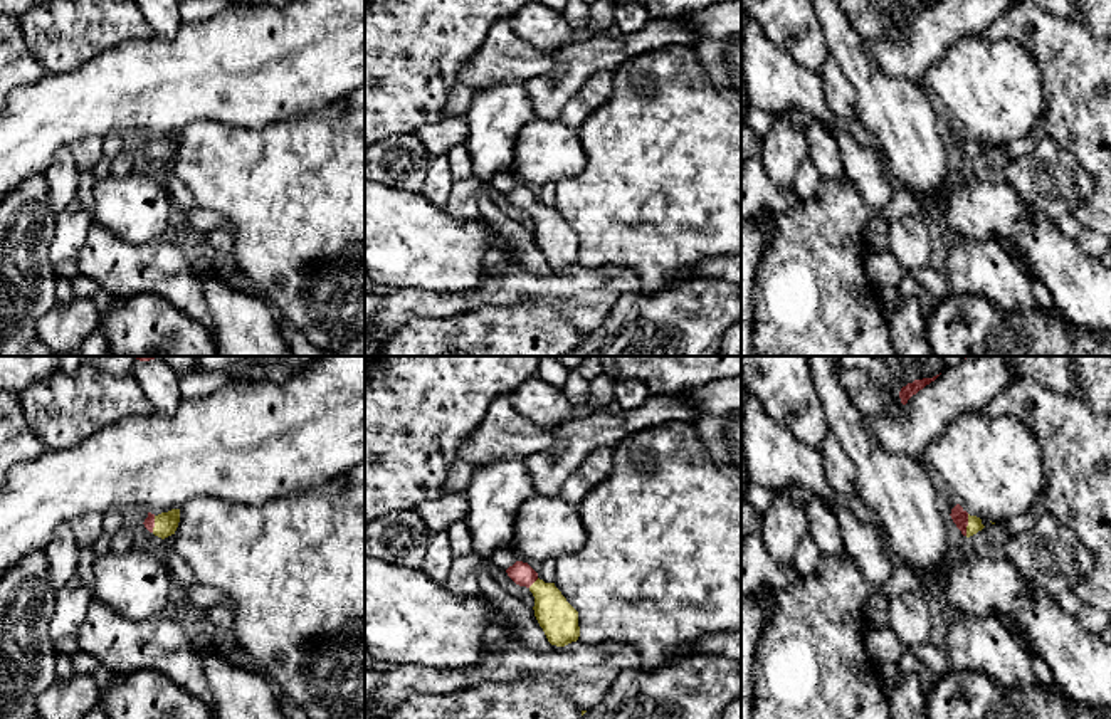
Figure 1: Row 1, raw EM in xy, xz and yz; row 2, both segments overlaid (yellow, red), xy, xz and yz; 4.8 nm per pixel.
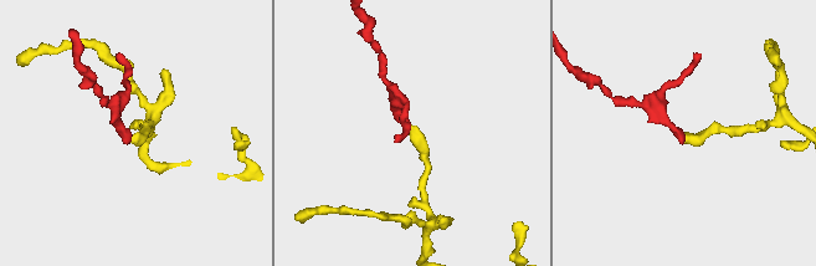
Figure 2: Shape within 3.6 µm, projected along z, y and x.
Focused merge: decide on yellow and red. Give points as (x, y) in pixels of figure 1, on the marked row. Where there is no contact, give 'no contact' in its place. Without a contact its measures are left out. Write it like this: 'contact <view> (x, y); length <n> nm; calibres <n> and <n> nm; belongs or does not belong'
contact yz (968, 524); length 110 nm; calibres 70 and 80 nm; belongs

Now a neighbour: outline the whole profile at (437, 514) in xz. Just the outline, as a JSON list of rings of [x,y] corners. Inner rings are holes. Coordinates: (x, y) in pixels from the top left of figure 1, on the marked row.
[[[449,491],[440,499],[427,501],[415,509],[430,531],[442,531],[452,522],[466,521],[467,511],[467,496],[455,491]]]

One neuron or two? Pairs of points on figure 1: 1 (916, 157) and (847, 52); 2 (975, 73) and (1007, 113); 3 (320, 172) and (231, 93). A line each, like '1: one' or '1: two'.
1: one
2: one
3: two

